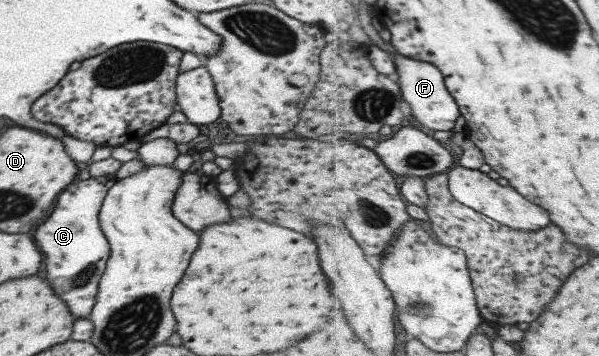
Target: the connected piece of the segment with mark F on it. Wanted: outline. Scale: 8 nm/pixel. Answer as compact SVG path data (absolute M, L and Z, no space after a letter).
M399 52L395 53L394 60L397 64L398 82L402 87L403 99L410 105L416 125L430 133L438 130L453 130L461 112L446 86L445 76L439 67Z

